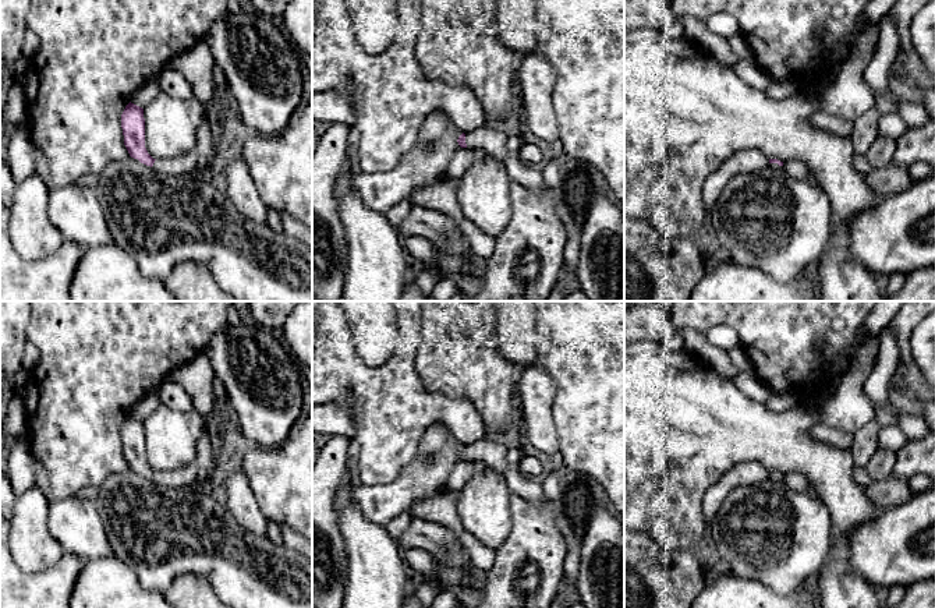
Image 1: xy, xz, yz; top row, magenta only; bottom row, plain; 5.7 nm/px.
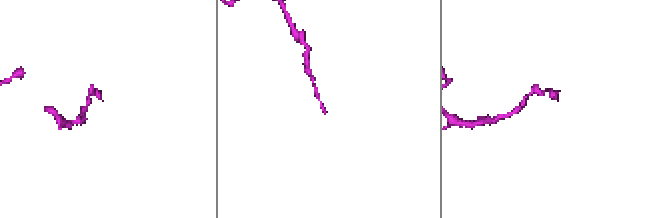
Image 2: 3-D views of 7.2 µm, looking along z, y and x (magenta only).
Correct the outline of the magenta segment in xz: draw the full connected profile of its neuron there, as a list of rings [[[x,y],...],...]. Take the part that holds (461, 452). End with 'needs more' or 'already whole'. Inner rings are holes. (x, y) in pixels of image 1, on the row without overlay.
[[[482,439],[467,446],[463,445],[457,455],[461,460],[481,460],[486,463],[506,478],[513,494],[535,506],[542,506],[545,494],[541,478],[527,477],[518,469],[513,469],[506,460],[509,446],[510,441]]]; needs more

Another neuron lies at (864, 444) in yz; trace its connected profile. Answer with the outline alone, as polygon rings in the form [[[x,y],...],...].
[[[872,418],[854,421],[850,452],[858,459],[871,456],[878,449],[878,430]]]

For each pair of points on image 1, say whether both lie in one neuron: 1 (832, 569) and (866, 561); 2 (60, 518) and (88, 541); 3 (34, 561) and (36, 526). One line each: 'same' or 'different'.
1: different
2: same
3: same

